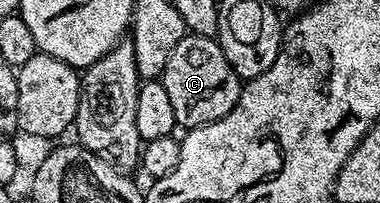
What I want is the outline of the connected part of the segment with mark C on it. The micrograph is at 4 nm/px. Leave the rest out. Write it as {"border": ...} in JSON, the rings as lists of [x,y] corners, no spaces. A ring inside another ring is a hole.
{"border":[[[184,35],[177,47],[173,47],[161,80],[173,103],[176,126],[187,129],[196,129],[224,117],[237,103],[241,88],[241,78],[229,67],[229,59],[225,59],[225,51],[215,37]]]}

